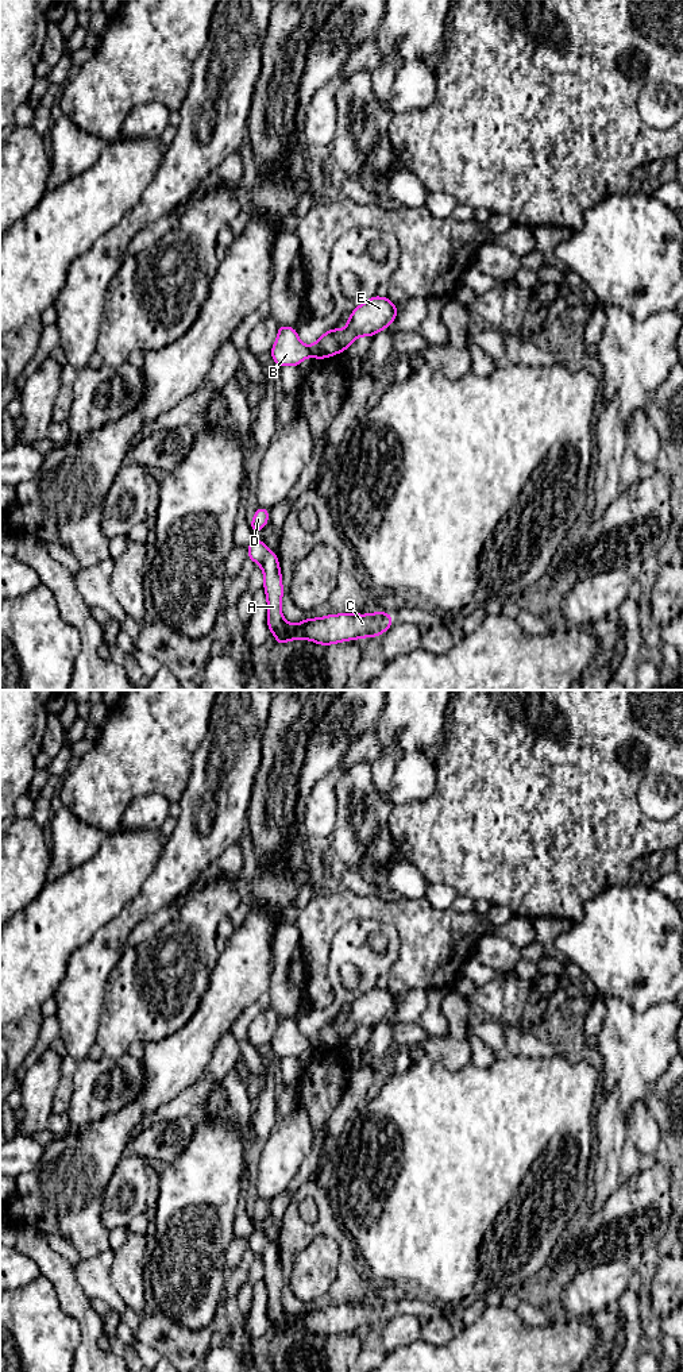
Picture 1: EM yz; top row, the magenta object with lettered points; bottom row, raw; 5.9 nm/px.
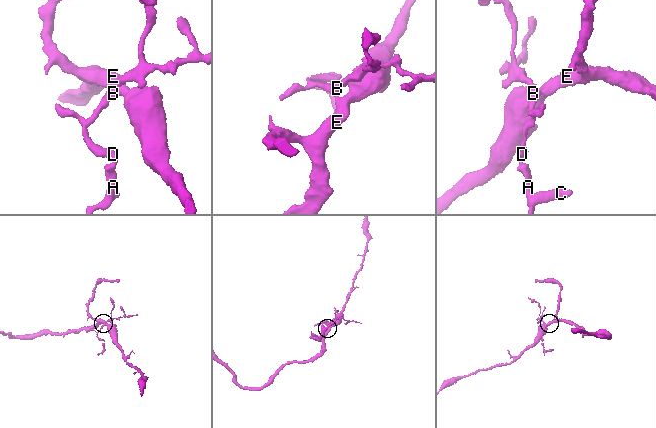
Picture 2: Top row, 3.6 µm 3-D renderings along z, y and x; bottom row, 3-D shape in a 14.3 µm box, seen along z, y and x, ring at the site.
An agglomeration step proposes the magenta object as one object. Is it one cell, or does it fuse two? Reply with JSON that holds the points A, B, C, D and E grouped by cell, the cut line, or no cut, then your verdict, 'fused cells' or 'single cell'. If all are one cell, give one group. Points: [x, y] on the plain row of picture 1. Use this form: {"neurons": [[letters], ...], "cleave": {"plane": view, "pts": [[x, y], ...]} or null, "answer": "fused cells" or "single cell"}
{"neurons": [["A", "B", "C", "D"], ["E"]], "cleave": {"plane": "yz", "pts": [[308, 1039], [312, 1045]]}, "answer": "fused cells"}

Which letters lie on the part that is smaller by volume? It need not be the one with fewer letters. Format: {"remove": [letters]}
{"remove": ["A", "B", "C", "D"]}

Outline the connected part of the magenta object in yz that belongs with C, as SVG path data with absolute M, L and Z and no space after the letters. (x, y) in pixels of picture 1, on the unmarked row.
M255 1228L247 1238L247 1248L262 1259L265 1267L263 1280L267 1290L267 1318L277 1329L277 1337L290 1330L302 1333L309 1330L319 1337L337 1336L346 1331L381 1327L393 1315L387 1303L370 1306L340 1304L319 1310L305 1310L298 1317L283 1311L281 1292L283 1287L282 1268L278 1246Z

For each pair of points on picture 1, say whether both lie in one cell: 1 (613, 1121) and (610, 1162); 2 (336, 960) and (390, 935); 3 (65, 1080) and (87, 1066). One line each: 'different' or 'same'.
1: same
2: same
3: different

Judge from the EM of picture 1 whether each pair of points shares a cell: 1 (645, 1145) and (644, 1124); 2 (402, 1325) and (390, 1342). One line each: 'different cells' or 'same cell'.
1: same cell
2: same cell

